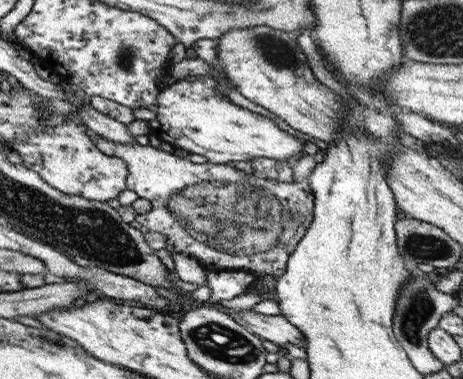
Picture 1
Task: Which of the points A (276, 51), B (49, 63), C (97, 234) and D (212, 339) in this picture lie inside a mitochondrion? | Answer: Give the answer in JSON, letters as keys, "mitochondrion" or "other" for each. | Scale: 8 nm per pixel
{"A":"mitochondrion","B":"other","C":"mitochondrion","D":"mitochondrion"}

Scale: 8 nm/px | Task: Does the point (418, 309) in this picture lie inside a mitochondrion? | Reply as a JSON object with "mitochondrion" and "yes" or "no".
{"mitochondrion":"yes"}

